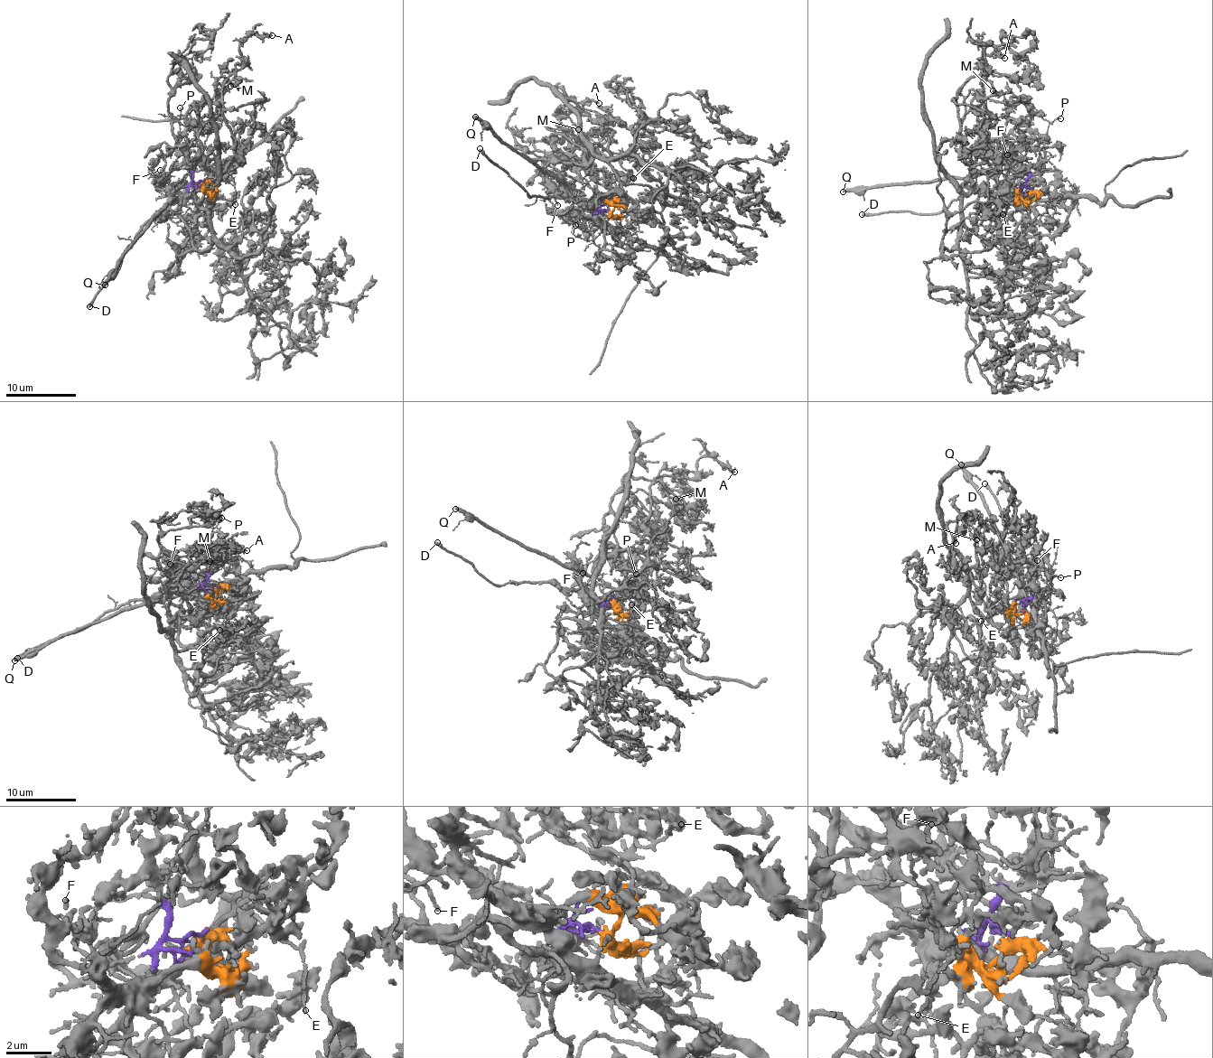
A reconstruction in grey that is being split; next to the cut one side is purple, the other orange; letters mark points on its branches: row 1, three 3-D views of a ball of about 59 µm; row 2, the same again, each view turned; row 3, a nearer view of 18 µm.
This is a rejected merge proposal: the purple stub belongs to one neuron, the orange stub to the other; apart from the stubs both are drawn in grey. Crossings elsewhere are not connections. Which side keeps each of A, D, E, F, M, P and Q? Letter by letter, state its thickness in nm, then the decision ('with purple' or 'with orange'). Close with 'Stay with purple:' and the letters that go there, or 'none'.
A: calibre 240 nm; with orange
D: calibre 340 nm; with purple
E: calibre 70 nm; with orange
F: calibre 130 nm; with purple
M: calibre 110 nm; with orange
P: calibre 140 nm; with purple
Q: calibre 360 nm; with purple
Stay with purple: D, F, P, Q

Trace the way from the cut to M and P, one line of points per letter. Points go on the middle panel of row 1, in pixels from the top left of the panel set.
M: (610, 213), (638, 210), (621, 211), (620, 179), (547, 128), (570, 129), (585, 143), (578, 128)
P: (609, 212), (597, 210), (598, 216), (579, 220), (573, 218), (575, 225)

